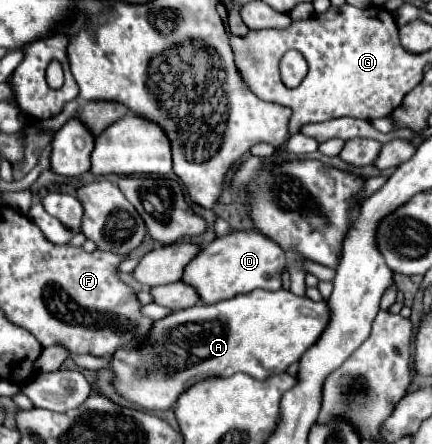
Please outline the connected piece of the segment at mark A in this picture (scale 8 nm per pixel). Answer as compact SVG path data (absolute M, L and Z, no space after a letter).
M256 289L248 295L236 295L226 301L218 301L212 305L194 305L190 309L176 311L160 321L156 321L148 345L140 351L118 349L112 357L114 367L114 387L128 401L140 405L148 411L164 411L170 409L180 393L184 393L192 383L218 375L230 377L234 373L248 373L254 379L266 379L276 373L284 373L292 363L296 363L304 351L318 341L322 331L330 321L330 311L326 301L310 301L308 297L292 295L290 291L264 291Z

